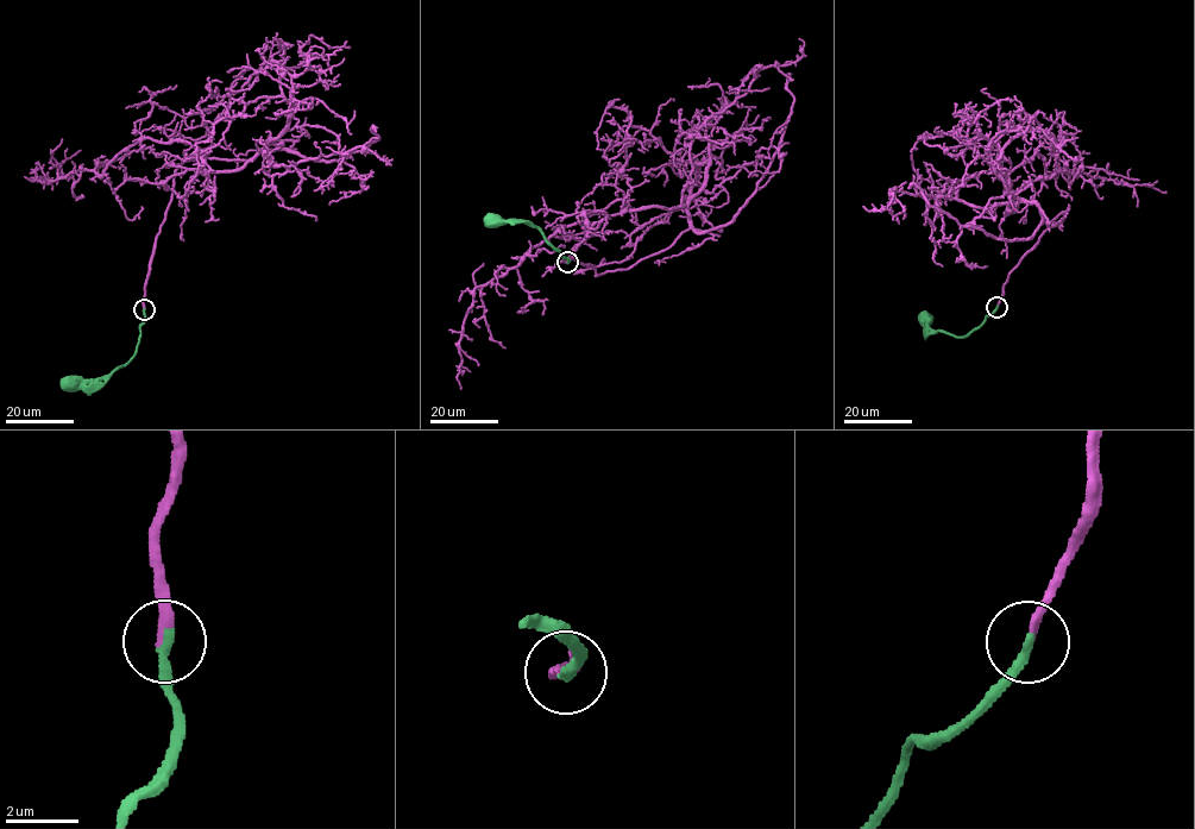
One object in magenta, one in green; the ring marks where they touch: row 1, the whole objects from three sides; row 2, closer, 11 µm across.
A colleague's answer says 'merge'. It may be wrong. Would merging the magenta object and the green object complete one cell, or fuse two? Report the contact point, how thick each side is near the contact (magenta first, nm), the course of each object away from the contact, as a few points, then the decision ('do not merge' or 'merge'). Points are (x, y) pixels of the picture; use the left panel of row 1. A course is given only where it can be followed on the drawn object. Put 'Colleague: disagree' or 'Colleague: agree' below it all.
at (144, 309); 220 nm thick on the magenta side, 280 nm on the other; magenta runs (144, 311), (176, 169), (249, 161), (270, 138), (238, 169), (143, 138), (100, 175), (33, 170); green runs (144, 311), (137, 351), (127, 363), (94, 381), (69, 382); merge
Colleague: agree

